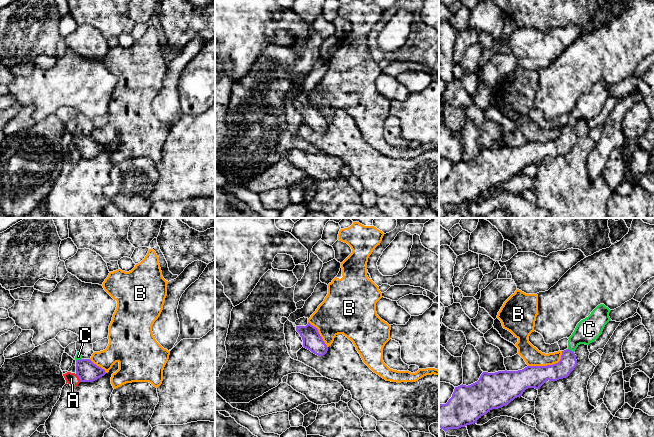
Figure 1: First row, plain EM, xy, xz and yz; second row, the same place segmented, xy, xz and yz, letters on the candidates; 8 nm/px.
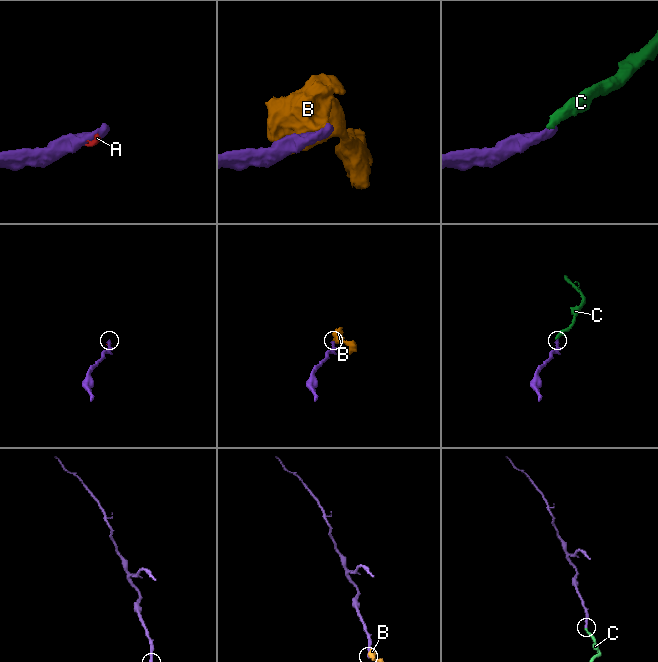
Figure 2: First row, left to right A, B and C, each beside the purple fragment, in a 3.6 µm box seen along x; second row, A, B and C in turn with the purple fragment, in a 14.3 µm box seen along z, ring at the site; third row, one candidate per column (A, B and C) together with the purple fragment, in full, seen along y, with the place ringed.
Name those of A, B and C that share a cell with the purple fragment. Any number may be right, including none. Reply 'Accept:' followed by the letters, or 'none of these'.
Accept: C

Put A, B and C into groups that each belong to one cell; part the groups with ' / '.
A / B / C

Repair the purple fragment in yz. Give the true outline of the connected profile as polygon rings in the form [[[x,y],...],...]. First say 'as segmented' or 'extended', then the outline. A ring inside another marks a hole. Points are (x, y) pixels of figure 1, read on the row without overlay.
extended; [[[600,80],[581,96],[568,114],[568,124],[562,127],[556,140],[527,142],[518,147],[483,148],[477,158],[455,163],[448,178],[439,180],[439,204],[446,208],[474,200],[492,185],[508,181],[522,172],[526,165],[539,165],[547,156],[568,153],[577,141],[576,124],[580,120],[589,121],[602,110],[605,101],[611,97],[610,87]]]

